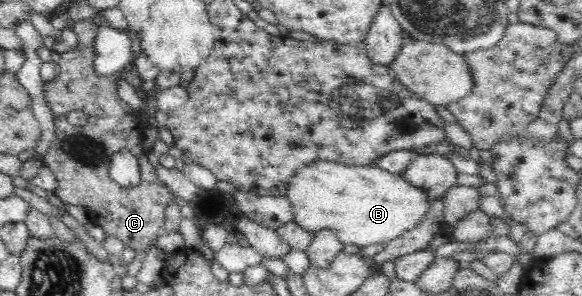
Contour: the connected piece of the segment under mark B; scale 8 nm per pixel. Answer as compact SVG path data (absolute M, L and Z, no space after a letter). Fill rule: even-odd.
M315 160L309 166L303 166L301 170L297 170L295 176L291 178L291 184L287 186L285 197L291 203L293 220L299 226L310 233L327 229L336 230L339 240L344 245L360 247L377 243L386 244L394 238L399 238L407 230L417 228L425 220L430 203L425 191L407 182L400 174L387 172L375 164L347 166L327 160Z

